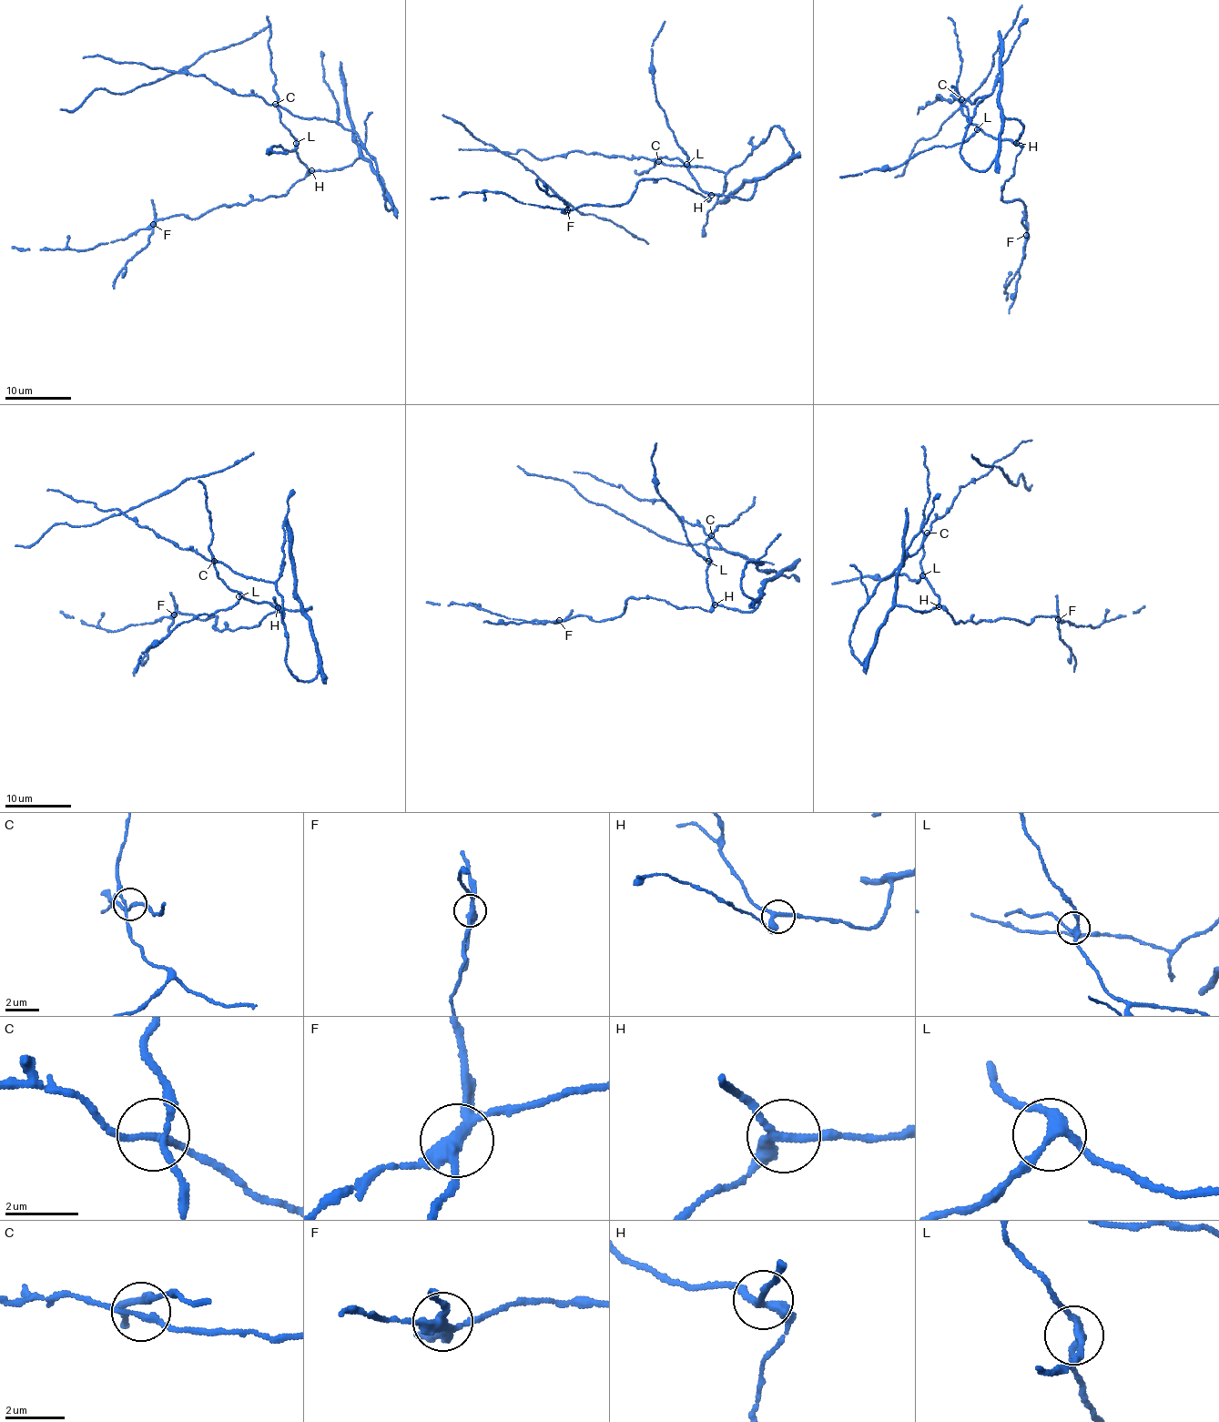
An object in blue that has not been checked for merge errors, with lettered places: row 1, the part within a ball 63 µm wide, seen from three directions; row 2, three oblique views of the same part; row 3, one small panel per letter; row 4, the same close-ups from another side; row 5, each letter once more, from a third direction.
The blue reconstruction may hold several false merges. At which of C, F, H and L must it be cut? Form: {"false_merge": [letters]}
{"false_merge": ["F"]}

